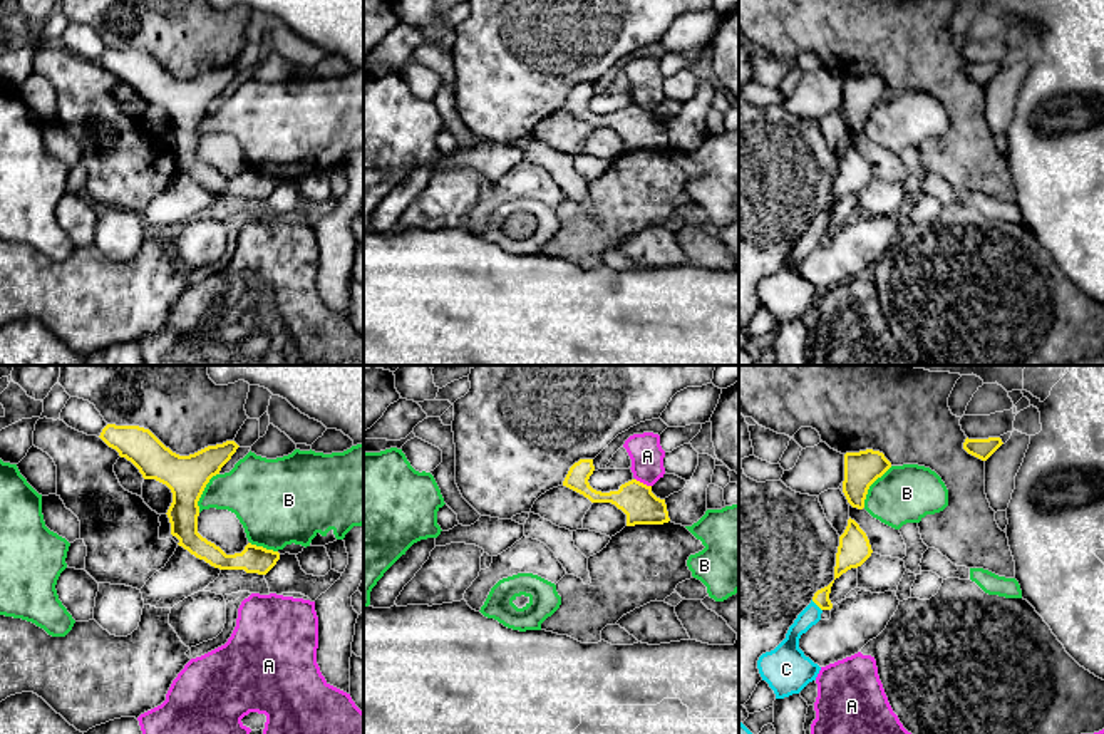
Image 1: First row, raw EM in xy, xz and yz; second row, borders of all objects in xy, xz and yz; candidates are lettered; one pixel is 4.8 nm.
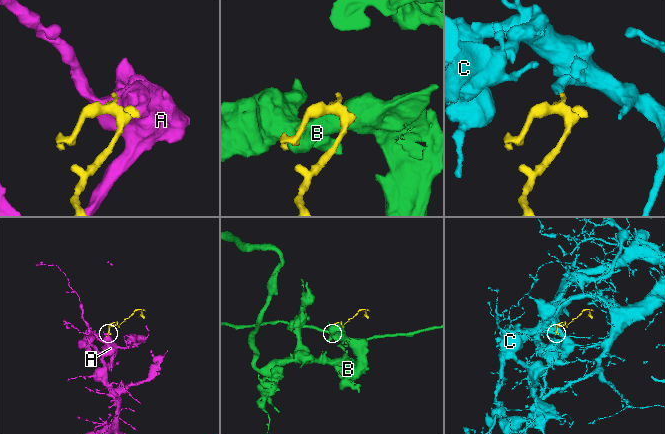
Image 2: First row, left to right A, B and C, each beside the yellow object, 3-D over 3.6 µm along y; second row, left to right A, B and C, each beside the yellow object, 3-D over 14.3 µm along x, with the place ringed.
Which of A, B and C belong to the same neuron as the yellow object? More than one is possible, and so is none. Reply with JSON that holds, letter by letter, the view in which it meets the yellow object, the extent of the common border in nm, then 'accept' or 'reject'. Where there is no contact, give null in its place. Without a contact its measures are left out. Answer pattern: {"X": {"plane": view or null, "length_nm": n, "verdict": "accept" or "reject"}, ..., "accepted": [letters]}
{"A": {"plane": "xz", "length_nm": 90, "verdict": "reject"}, "B": {"plane": "yz", "length_nm": 240, "verdict": "reject"}, "C": {"plane": "yz", "length_nm": 80, "verdict": "accept"}, "accepted": ["C"]}

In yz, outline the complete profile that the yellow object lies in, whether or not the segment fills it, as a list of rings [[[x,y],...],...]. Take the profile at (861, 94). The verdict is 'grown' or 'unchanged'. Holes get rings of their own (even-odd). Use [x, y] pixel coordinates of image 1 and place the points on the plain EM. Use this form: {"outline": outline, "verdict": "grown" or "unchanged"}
{"outline": [[[880,75],[846,77],[843,117],[848,127],[853,132],[863,134],[869,111],[890,92],[891,87]]], "verdict": "unchanged"}

